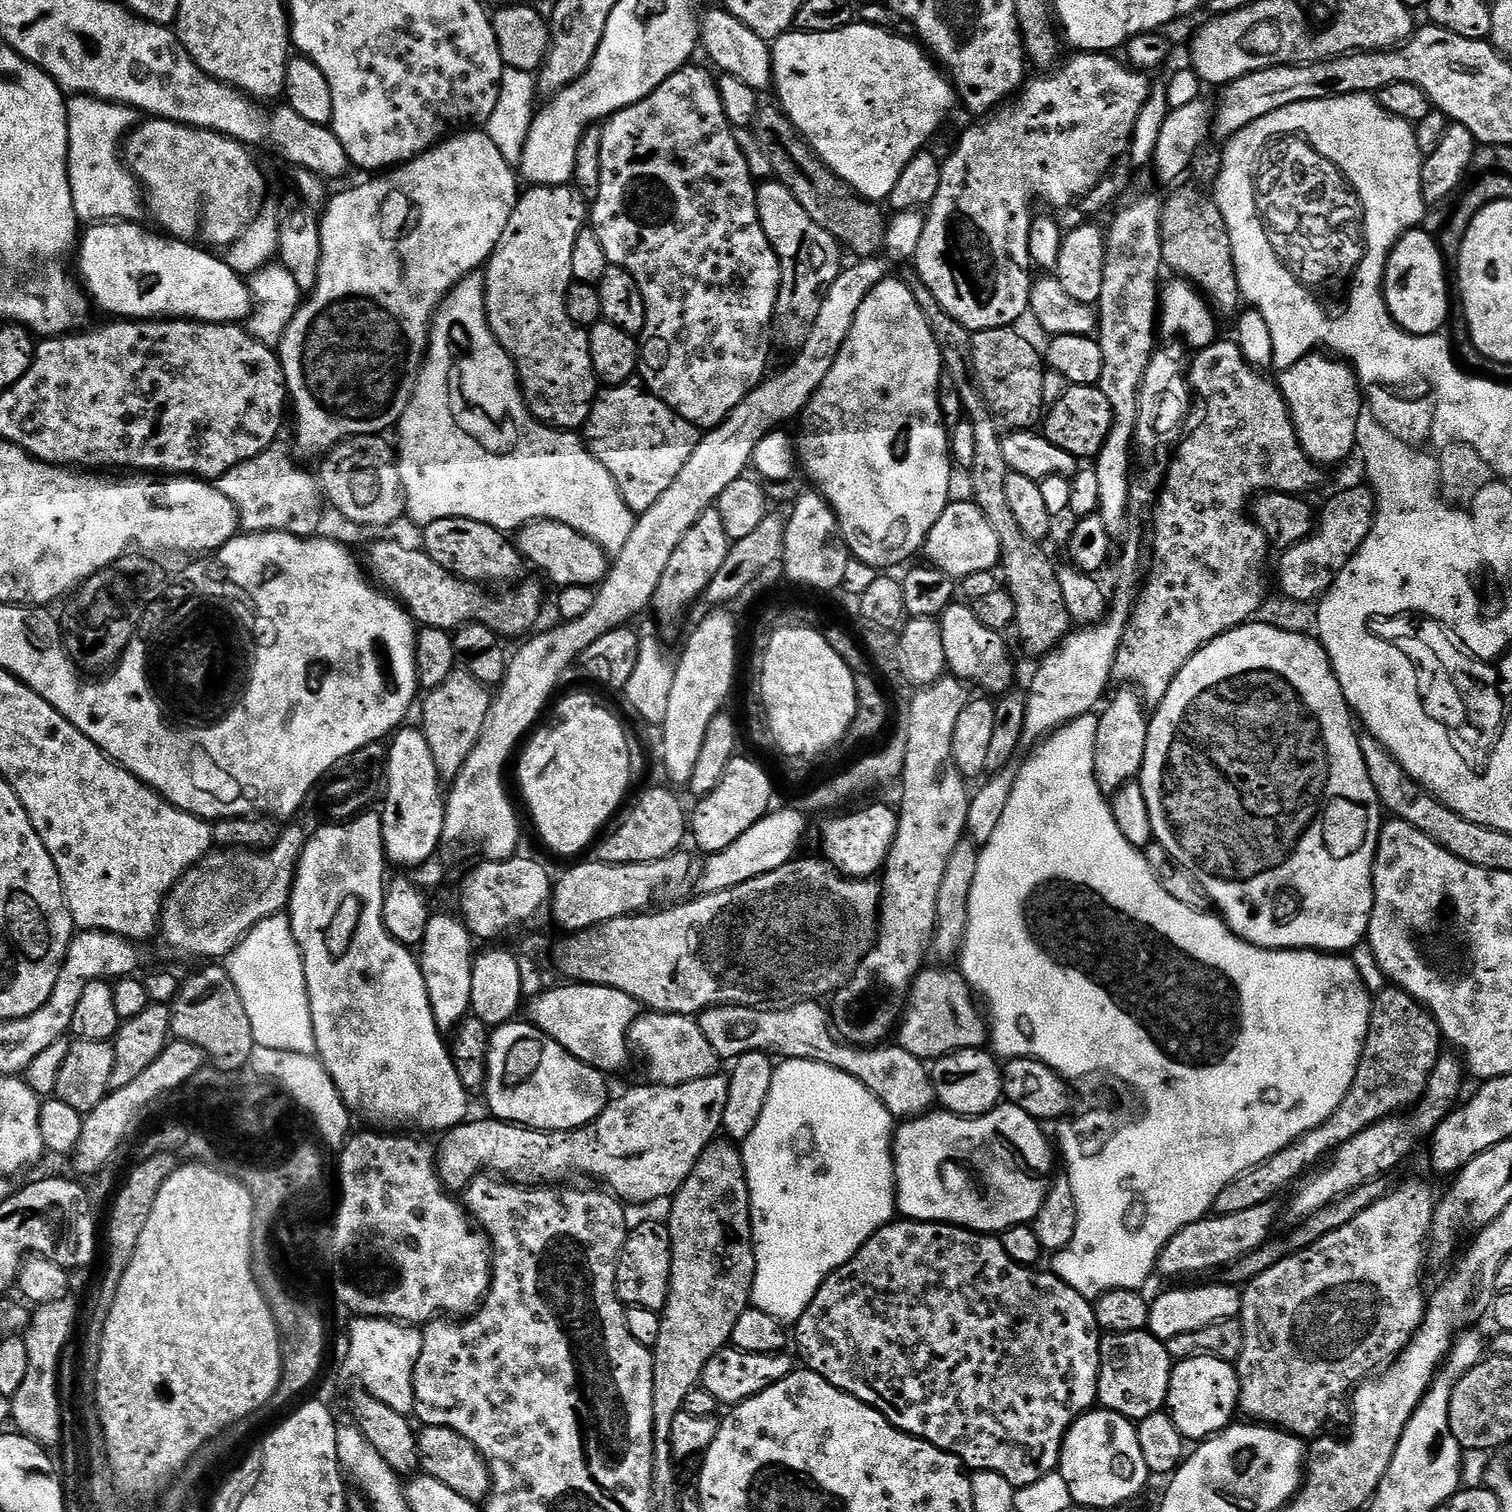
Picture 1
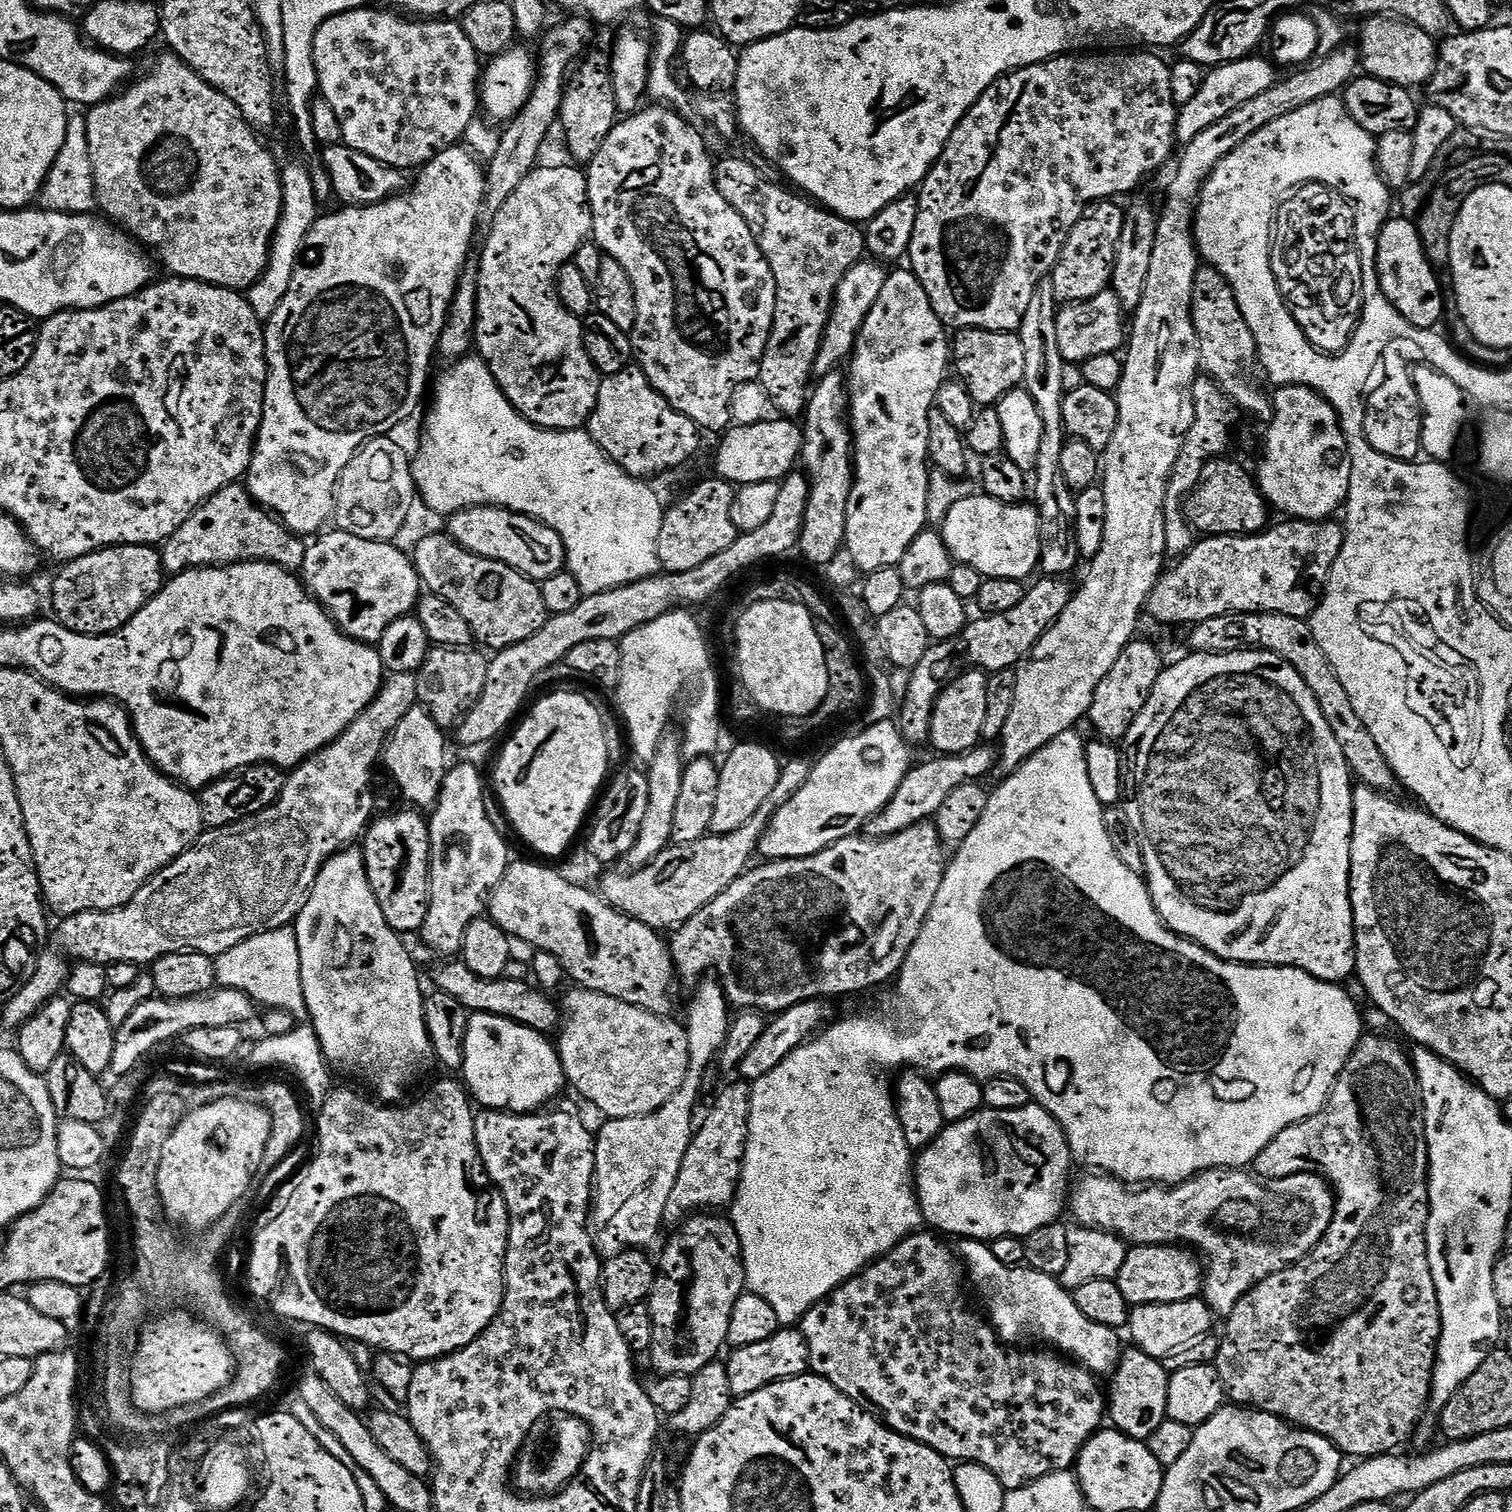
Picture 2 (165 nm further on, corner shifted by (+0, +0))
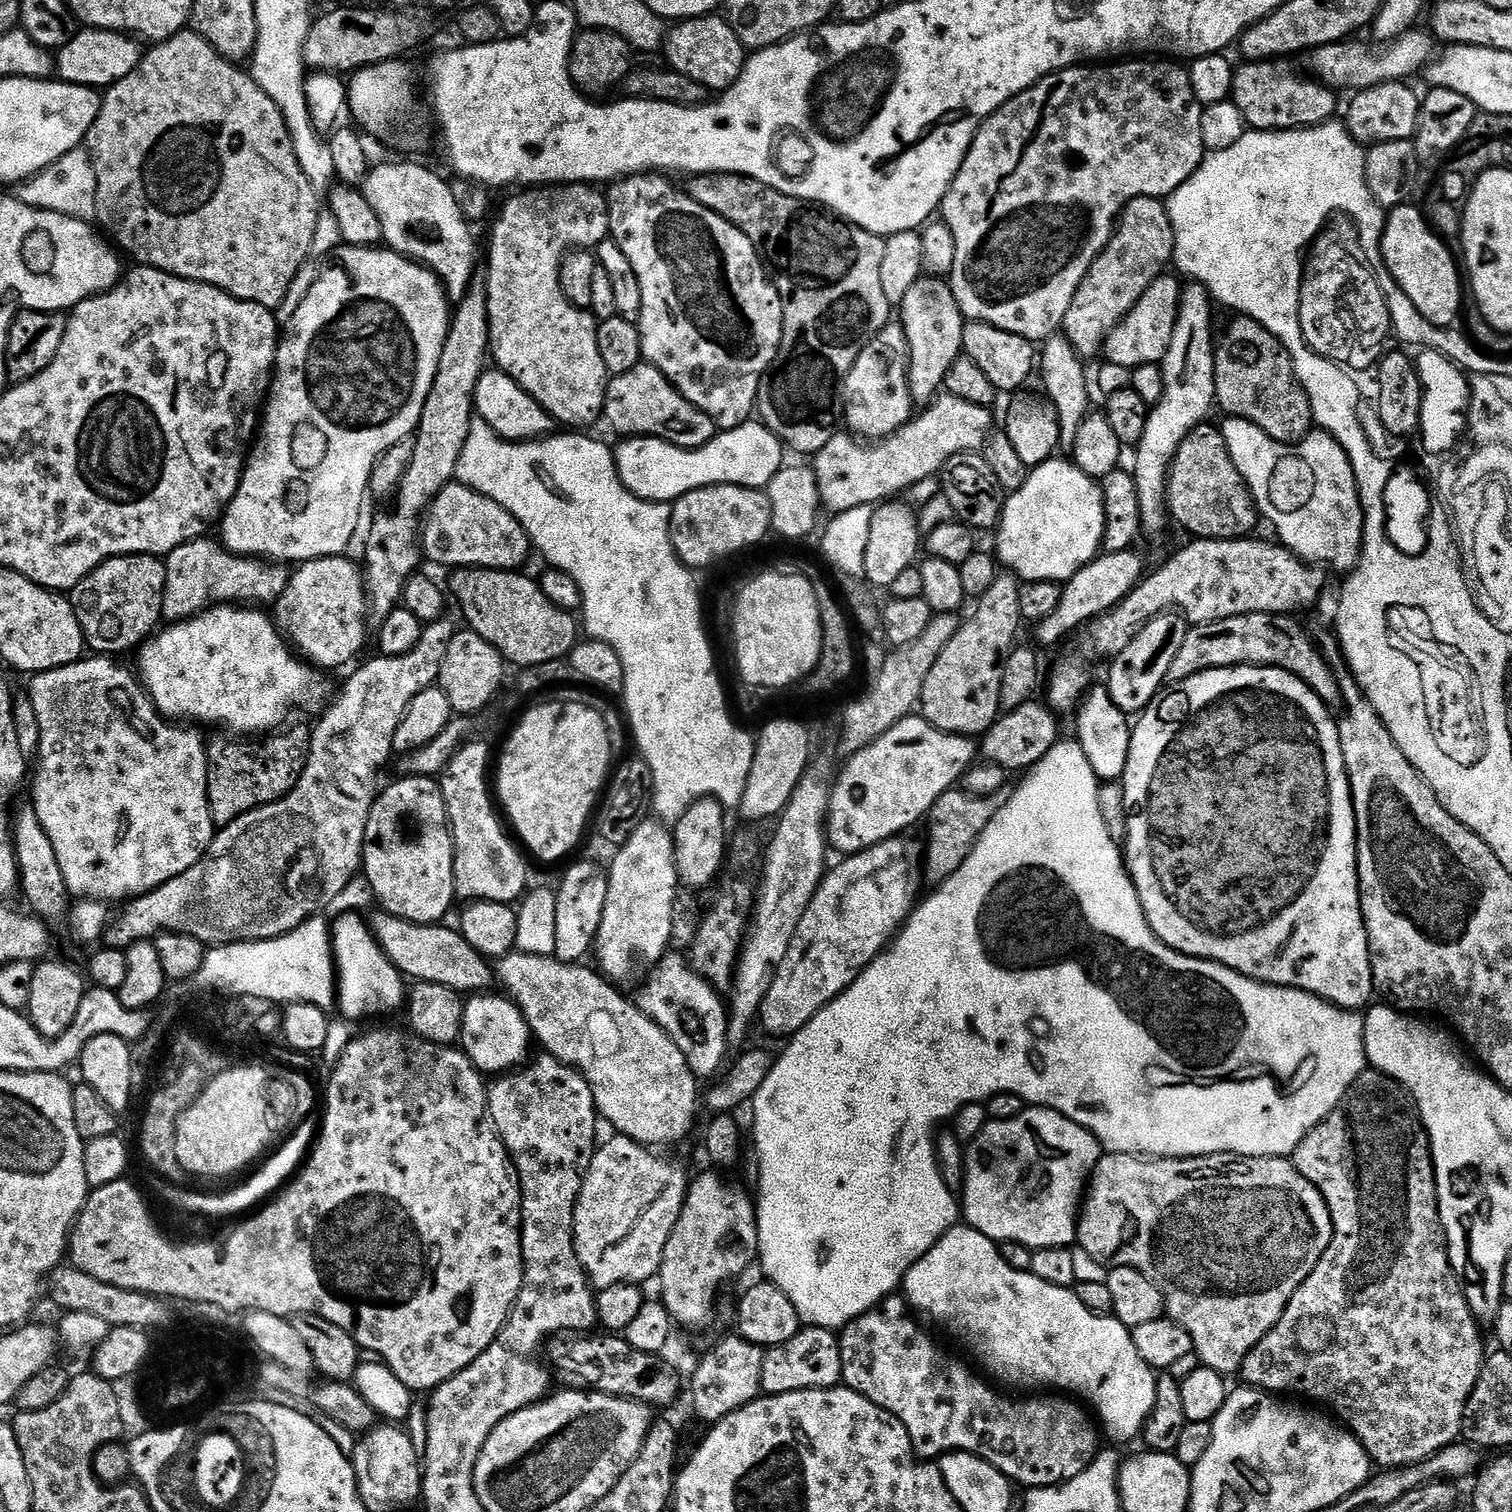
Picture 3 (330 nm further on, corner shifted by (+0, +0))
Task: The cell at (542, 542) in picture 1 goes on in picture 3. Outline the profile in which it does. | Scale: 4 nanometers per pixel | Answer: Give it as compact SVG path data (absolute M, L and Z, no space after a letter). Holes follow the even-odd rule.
M453 482L440 491L428 507L422 525L422 552L436 564L445 564L448 570L462 568L499 568L501 570L520 570L525 566L528 555L533 555L532 539L526 530L498 502L470 490L465 484Z

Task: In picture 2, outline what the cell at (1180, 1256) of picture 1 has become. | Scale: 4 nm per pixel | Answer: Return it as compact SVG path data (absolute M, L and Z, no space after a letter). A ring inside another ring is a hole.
M1142 1244L1133 1247L1115 1282L1130 1306L1173 1304L1195 1300L1203 1293L1205 1265L1191 1247L1176 1244Z

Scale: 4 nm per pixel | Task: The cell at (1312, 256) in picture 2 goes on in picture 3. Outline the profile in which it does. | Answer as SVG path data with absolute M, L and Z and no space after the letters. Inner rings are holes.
M1328 230L1311 245L1306 275L1300 284L1300 332L1317 356L1357 374L1377 363L1380 347L1390 336L1392 316L1371 268L1362 263L1359 255L1351 256L1340 245L1343 240L1342 233Z

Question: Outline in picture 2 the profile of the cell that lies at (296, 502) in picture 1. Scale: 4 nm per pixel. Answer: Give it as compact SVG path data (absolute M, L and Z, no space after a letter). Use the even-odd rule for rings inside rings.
M243 483L226 486L214 494L162 545L164 571L186 572L190 568L221 568L223 564L241 564L261 560L289 570L300 570L308 553L308 544L291 532L268 509L260 507Z

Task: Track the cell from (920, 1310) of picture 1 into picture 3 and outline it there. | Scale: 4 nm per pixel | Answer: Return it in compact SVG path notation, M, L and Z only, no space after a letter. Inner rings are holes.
M893 1294L845 1324L838 1336L843 1387L852 1388L898 1418L910 1434L917 1457L968 1452L993 1464L1013 1485L1024 1484L1025 1489L1078 1478L1092 1464L1098 1451L1098 1428L1075 1399L1036 1394L1033 1400L1011 1400L995 1392L983 1375L975 1376L962 1361L947 1356L923 1326L910 1314L903 1295Z

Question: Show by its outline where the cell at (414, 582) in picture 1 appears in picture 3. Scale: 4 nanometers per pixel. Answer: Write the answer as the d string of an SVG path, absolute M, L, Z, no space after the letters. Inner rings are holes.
M347 555L327 556L326 558L318 558L317 560L308 560L305 564L299 565L299 567L289 575L286 590L282 590L282 594L278 597L274 605L274 623L276 627L279 628L281 633L286 637L287 643L291 645L309 665L315 666L317 669L319 669L318 667L340 668L343 664L350 663L351 660L363 650L364 639L368 636L368 627L370 627L370 624L366 619L368 614L368 598L364 590L364 573L361 565L357 563L357 561L356 565L354 561L348 559L349 557Z

